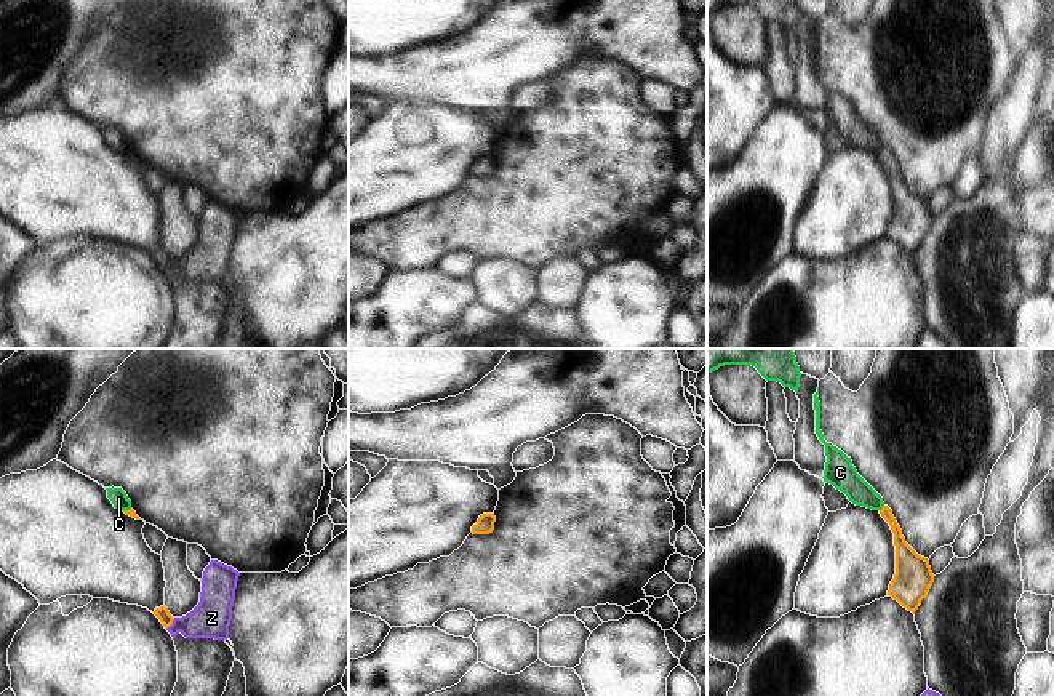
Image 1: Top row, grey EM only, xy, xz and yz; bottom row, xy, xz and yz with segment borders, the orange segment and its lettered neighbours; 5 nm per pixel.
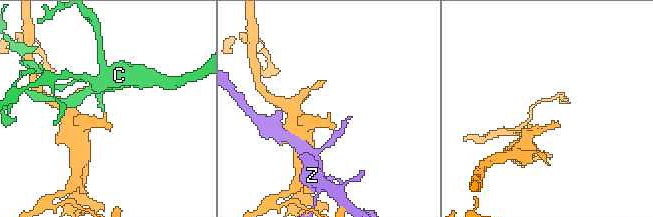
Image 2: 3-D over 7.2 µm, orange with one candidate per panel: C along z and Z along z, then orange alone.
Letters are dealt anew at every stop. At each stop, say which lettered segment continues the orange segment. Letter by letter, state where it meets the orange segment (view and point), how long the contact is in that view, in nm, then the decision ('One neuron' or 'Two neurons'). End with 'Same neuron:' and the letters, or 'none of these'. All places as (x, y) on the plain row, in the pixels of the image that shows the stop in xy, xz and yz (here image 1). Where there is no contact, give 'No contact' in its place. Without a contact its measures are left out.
C: Touches orange at yz (883, 149). Shared border 40 nm. Two neurons
Z: Touches orange at xy (171, 264). Shared border 80 nm. Two neurons
Same neuron: none of these

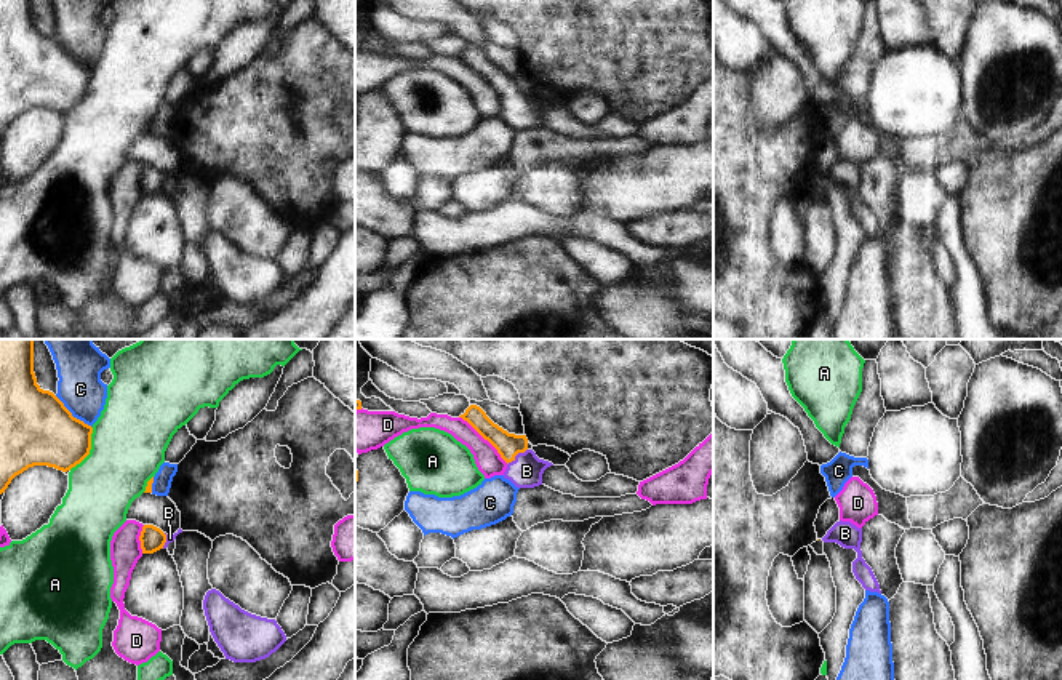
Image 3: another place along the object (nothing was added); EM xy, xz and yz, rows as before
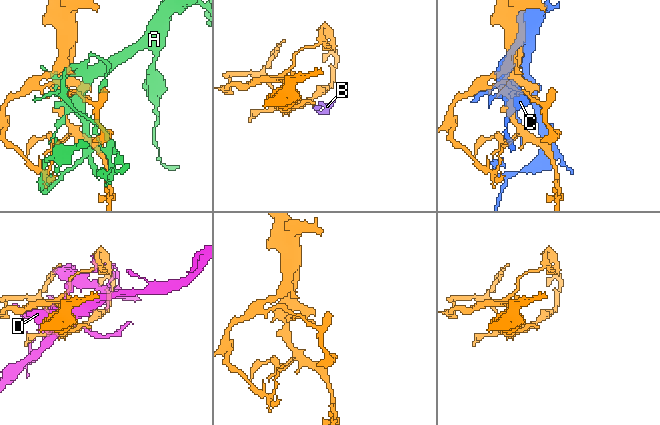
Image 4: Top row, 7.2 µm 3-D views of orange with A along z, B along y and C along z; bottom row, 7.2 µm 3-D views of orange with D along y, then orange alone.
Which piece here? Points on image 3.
A: Touches orange at xy (90, 90). Shared border 240 nm. Two neurons
B: Touches orange at xz (517, 95). Shared border 130 nm. One neuron
C: Touches orange at xy (71, 56). Shared border 260 nm. Two neurons
D: Touches orange at xz (485, 80). Shared border 340 nm. Two neurons
Same neuron: B

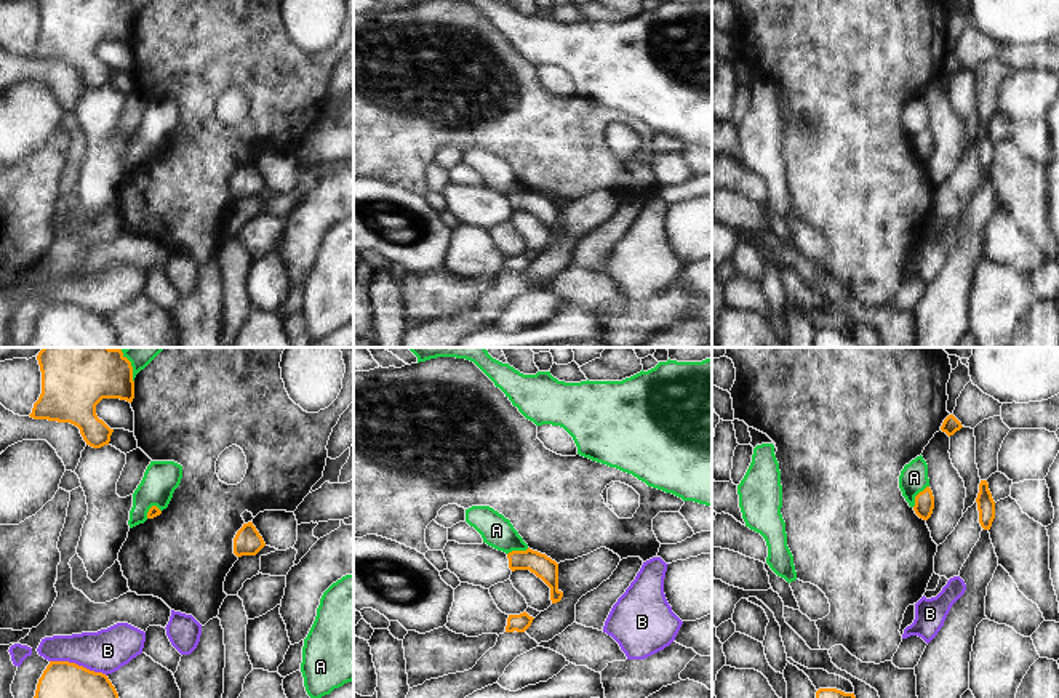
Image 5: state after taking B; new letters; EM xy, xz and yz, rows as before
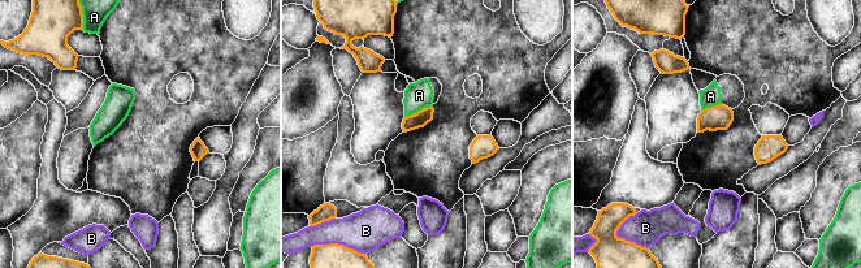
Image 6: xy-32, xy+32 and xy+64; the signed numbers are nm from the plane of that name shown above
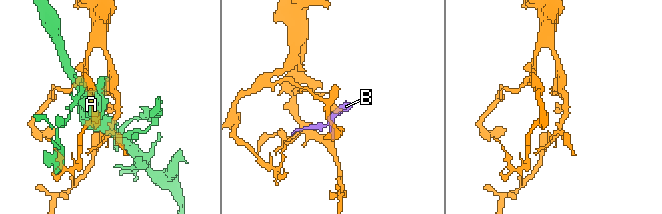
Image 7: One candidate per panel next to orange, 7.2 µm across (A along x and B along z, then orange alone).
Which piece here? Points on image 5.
A: Touches orange at yz (917, 136). Shared border 140 nm. Two neurons
B: Touches orange at xy (77, 306). Shared border 300 nm. Two neurons
Same neuron: none of these

